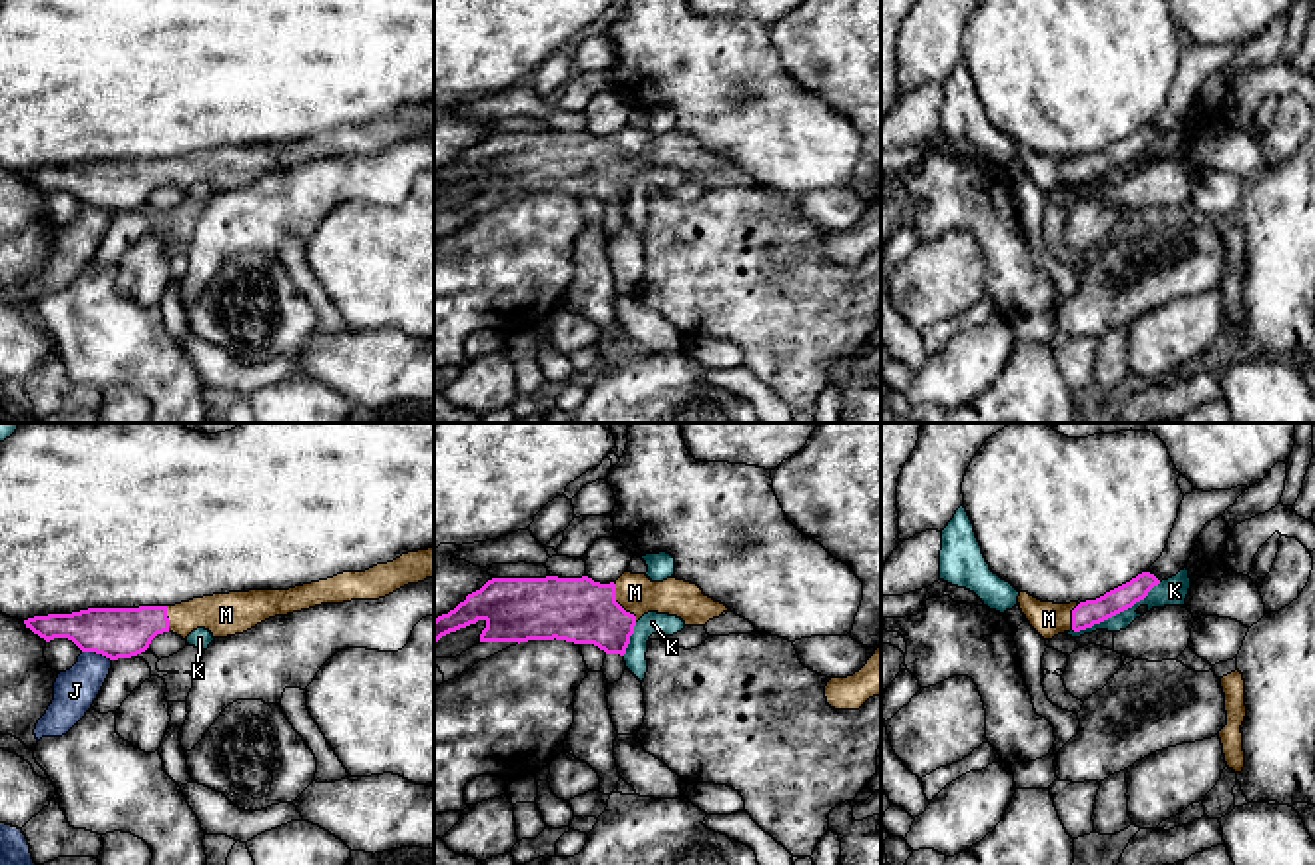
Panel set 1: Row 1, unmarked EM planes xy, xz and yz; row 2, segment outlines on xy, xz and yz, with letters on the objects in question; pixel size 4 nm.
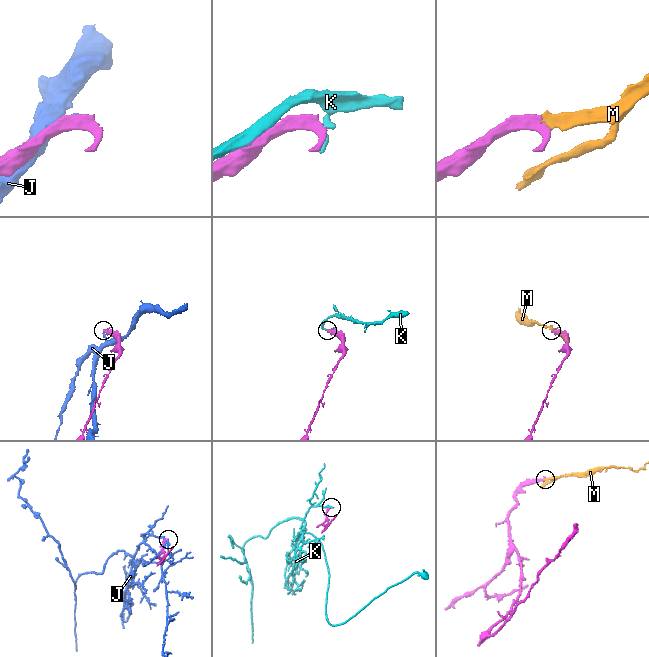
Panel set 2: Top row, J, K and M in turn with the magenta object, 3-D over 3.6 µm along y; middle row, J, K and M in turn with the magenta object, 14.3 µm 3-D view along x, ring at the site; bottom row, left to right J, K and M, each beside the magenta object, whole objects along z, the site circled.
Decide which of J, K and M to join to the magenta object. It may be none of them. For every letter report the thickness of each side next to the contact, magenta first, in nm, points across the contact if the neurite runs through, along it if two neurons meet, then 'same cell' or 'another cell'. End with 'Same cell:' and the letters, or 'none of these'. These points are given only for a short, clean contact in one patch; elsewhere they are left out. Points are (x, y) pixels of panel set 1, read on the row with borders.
J: 200/180 nm | another cell
K: 100/120 nm | along yz (1160, 582), (1130, 606), (1090, 626), (1072, 630) | another cell
M: 260/160 nm | across xz (580, 610), (608, 610), (616, 602), (634, 592) | same cell
Same cell: M

